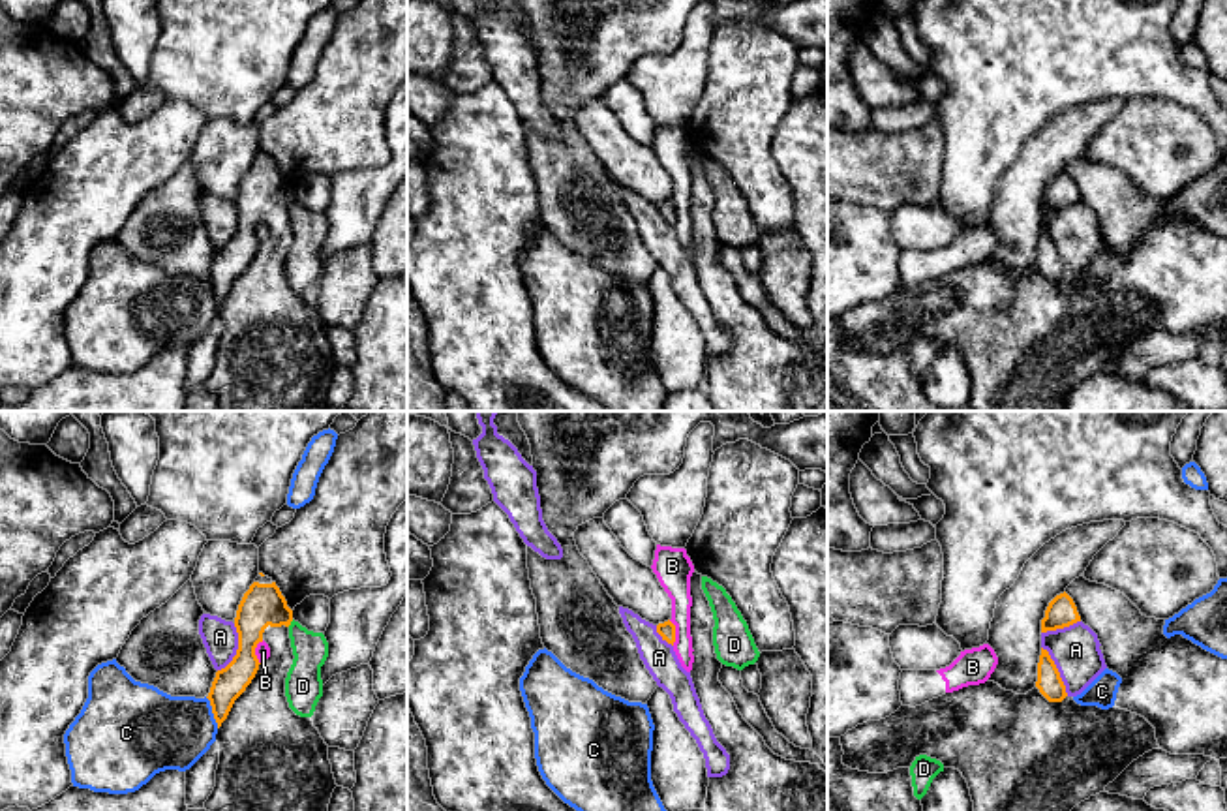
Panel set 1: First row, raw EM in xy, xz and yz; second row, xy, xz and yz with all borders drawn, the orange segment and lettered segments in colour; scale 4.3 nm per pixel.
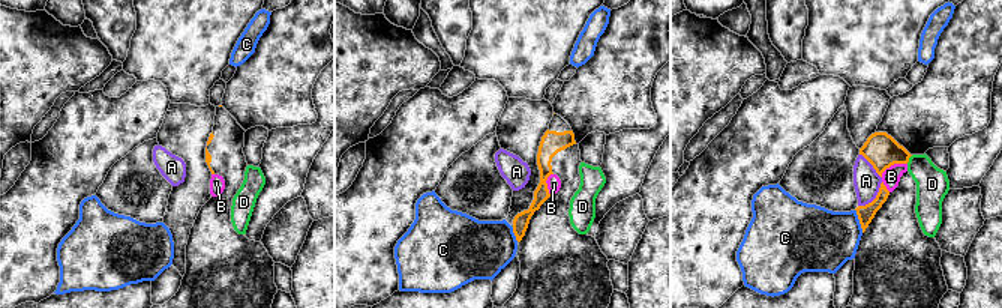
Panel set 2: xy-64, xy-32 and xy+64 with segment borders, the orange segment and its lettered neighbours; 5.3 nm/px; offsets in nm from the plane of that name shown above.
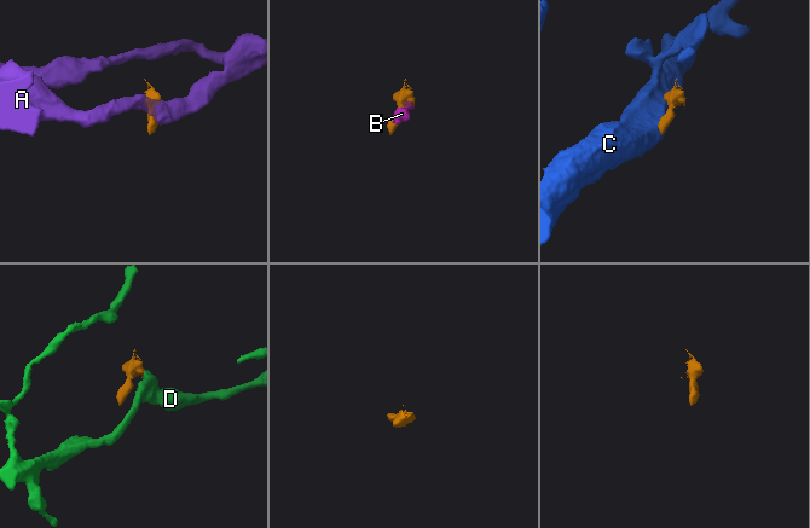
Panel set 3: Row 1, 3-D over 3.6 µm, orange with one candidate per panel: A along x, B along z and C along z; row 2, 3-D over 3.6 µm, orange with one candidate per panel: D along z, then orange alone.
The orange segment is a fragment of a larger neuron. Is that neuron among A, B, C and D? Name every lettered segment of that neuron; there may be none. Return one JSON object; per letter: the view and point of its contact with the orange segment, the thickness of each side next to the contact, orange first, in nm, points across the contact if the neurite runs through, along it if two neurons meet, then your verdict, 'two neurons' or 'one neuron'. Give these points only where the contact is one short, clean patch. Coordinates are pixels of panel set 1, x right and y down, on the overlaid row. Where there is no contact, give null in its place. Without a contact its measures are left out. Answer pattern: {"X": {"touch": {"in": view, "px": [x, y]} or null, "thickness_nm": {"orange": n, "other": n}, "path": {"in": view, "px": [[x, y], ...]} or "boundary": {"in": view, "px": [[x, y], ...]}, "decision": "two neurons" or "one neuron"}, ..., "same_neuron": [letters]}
{"A": {"touch": {"in": "xy", "px": [239, 648]}, "thickness_nm": {"orange": 180, "other": 150}, "boundary": {"in": "xy", "px": [[235, 624], [237, 654], [218, 671]]}, "decision": "two neurons"}, "B": {"touch": {"in": "xz", "px": [674, 633]}, "thickness_nm": {"orange": 70, "other": 140}, "boundary": {"in": "xz", "px": [[668, 620], [674, 626], [674, 644]]}, "decision": "two neurons"}, "C": {"touch": {"in": "xy", "px": [212, 712]}, "thickness_nm": {"orange": 140, "other": 320}, "boundary": {"in": "xy", "px": [[205, 697], [218, 727]]}, "decision": "two neurons"}, "D": {"touch": {"in": "xy", "px": [289, 624]}, "thickness_nm": {"orange": 180, "other": 150}, "boundary": {"in": "xy", "px": [[293, 620], [287, 626]]}, "decision": "two neurons"}, "same_neuron": []}

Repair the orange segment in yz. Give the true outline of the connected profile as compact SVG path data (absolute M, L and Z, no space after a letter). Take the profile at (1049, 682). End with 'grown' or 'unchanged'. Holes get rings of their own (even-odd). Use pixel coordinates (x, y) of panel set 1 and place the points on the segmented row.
M1041 648L1038 681L1026 695L1002 689L994 681L968 685L946 693L921 706L901 706L880 721L867 721L841 736L842 764L869 773L887 773L910 768L919 755L927 755L955 768L968 783L974 811L1071 811L1081 802L1105 790L1133 760L1159 749L1156 728L1141 715L1116 706L1101 710L1081 706L1066 693L1060 672L1049 651Z | grown

